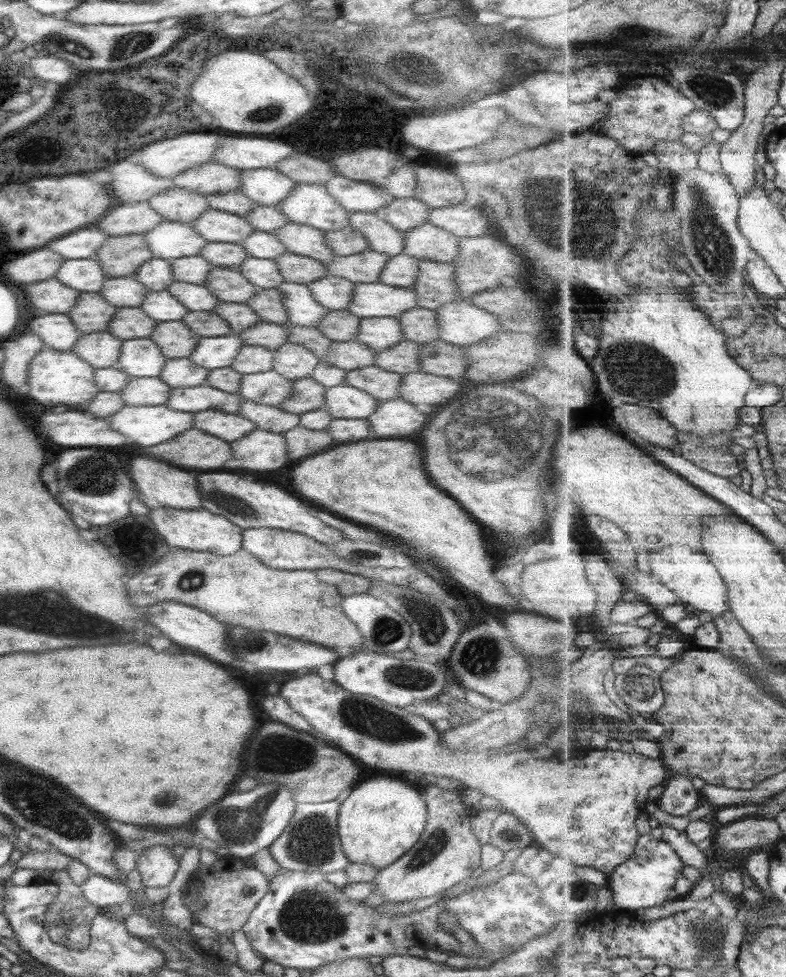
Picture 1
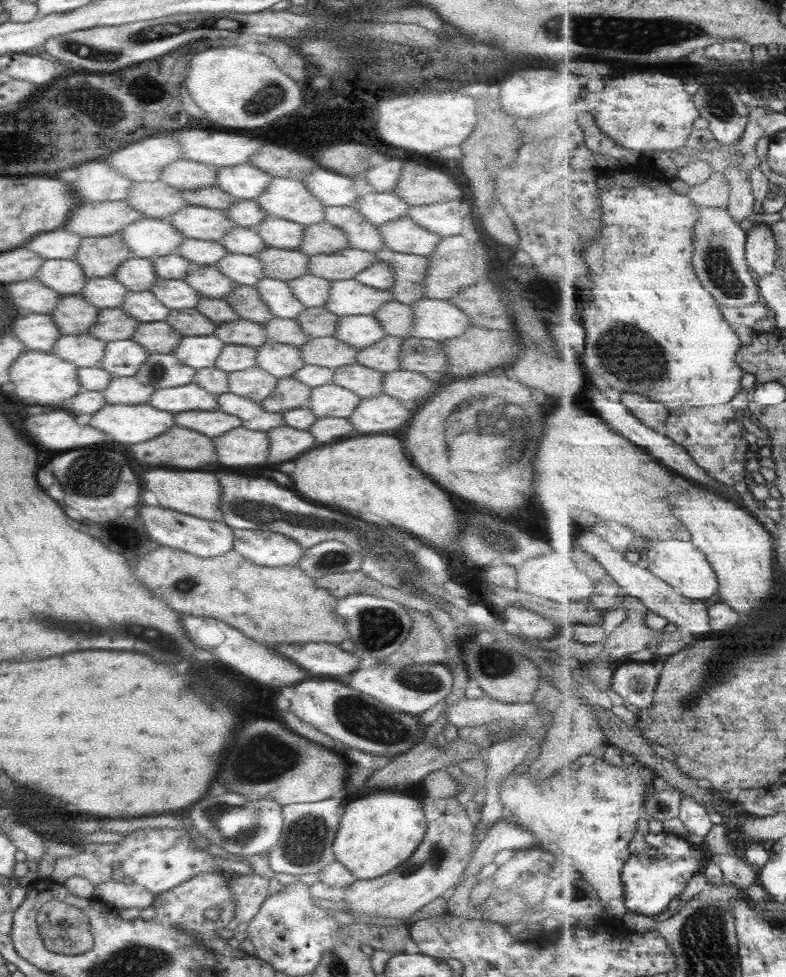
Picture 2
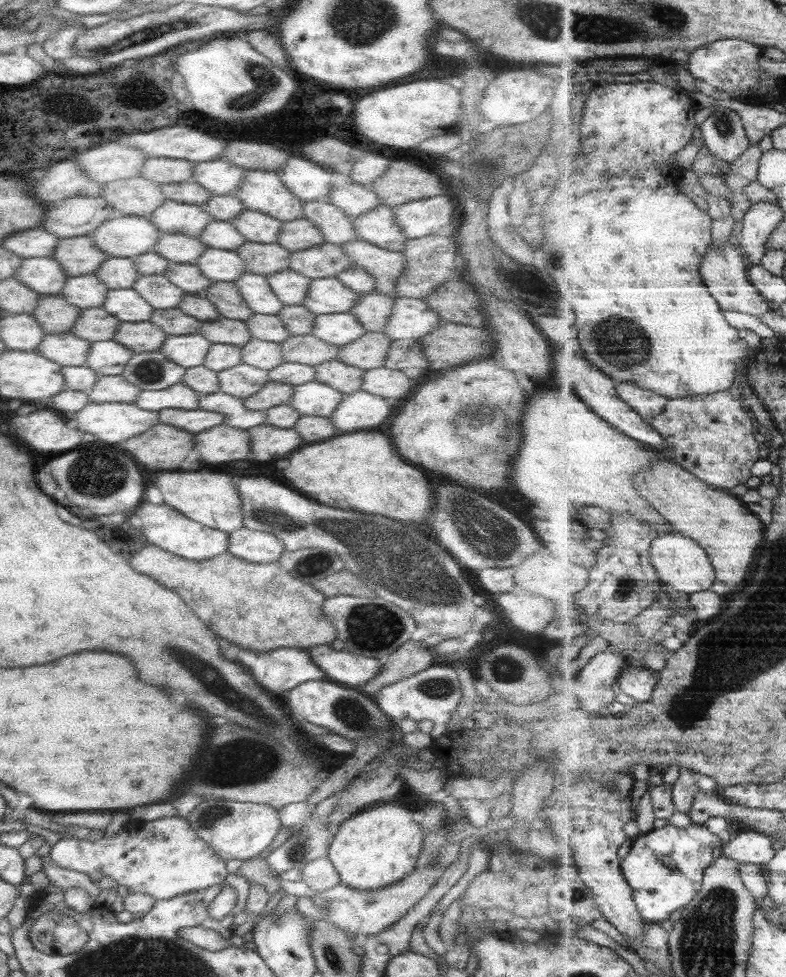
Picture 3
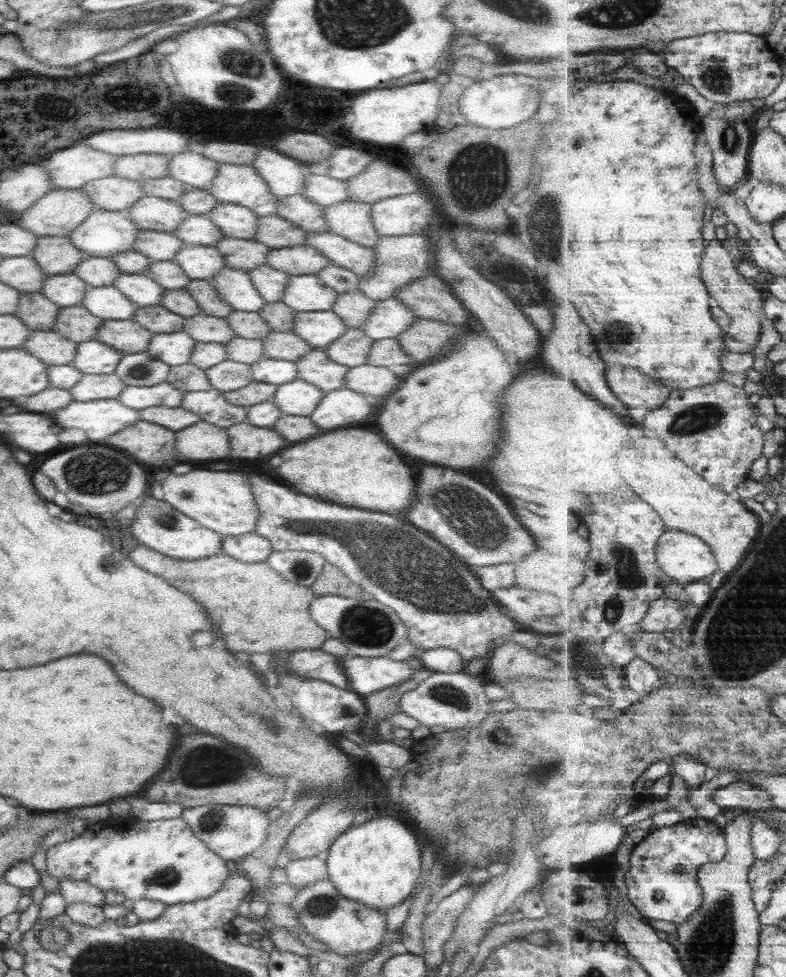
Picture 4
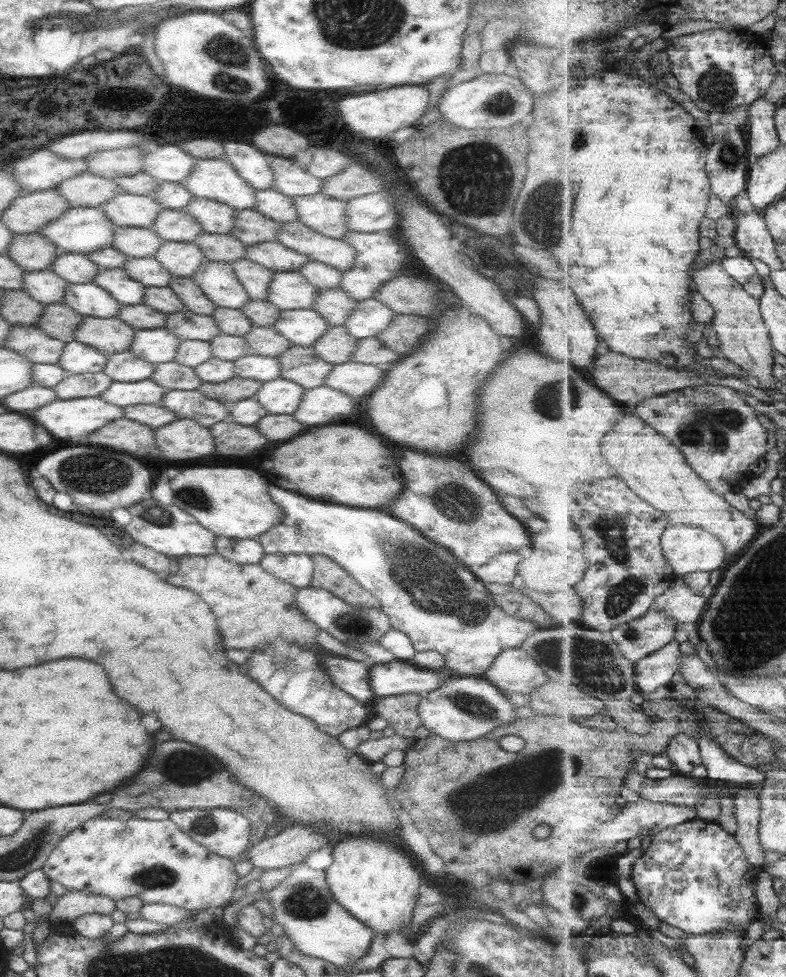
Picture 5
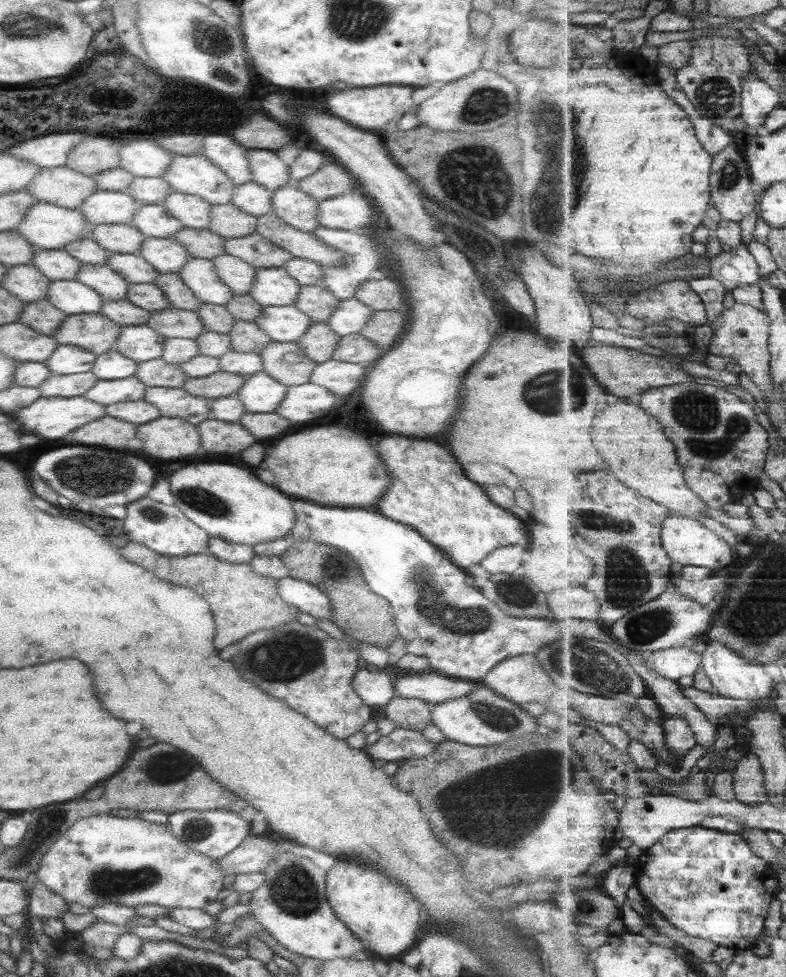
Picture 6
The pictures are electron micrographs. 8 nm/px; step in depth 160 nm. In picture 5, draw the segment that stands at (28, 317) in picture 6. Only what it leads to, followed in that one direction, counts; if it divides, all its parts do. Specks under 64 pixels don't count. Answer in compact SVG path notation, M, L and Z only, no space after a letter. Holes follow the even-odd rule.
M62 303L43 305L43 308L33 325L49 338L64 343L73 341L74 330L83 316Z

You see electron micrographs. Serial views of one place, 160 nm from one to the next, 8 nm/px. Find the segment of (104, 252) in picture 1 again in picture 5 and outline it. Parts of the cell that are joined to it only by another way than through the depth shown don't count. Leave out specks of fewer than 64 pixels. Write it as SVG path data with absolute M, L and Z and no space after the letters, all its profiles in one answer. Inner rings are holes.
M38 233L13 235L4 255L23 269L23 272L48 269L56 256L59 256L51 242Z

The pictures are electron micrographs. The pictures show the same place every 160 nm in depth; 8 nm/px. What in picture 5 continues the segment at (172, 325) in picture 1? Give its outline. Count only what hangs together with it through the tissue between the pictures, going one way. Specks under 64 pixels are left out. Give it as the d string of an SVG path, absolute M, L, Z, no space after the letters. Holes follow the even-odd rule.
M84 316L74 330L73 341L80 342L104 355L128 350L133 333L130 326L118 318Z

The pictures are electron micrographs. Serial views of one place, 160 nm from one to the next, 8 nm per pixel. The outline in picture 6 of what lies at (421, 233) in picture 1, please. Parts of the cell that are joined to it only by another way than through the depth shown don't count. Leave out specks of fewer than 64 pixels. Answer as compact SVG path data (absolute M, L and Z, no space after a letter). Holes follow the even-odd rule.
M288 182L277 190L271 191L270 210L287 226L299 232L315 232L317 225L318 201L301 192L293 182Z

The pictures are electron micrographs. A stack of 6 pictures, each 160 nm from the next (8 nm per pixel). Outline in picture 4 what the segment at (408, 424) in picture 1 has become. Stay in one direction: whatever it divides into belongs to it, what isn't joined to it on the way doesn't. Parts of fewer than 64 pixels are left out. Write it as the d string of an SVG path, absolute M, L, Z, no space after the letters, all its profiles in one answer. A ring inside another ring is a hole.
M341 387L323 393L315 408L306 417L317 429L325 432L363 422L371 408L375 412L375 406L371 399Z

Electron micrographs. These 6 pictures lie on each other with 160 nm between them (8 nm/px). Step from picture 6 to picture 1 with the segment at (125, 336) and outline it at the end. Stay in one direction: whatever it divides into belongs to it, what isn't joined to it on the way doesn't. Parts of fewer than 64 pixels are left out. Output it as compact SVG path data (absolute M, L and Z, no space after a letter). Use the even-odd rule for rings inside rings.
M233 334L213 338L199 337L193 350L186 356L193 365L205 371L229 367L242 342Z

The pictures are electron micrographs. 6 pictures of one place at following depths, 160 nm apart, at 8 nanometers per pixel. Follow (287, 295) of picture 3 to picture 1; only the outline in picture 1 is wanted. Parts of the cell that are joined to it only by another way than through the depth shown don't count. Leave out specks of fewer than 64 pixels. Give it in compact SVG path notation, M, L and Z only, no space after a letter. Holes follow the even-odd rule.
M325 275L309 284L309 293L313 300L329 311L341 310L351 300L353 294L353 282L349 282L343 278Z

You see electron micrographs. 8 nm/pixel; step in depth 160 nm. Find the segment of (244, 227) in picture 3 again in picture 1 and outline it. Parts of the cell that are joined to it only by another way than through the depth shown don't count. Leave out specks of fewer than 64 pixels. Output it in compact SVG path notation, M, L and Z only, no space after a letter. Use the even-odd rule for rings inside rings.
M283 224L273 232L275 239L283 244L285 253L292 253L296 256L305 256L312 260L317 260L321 264L331 262L335 255L329 251L325 243L325 234L303 224Z

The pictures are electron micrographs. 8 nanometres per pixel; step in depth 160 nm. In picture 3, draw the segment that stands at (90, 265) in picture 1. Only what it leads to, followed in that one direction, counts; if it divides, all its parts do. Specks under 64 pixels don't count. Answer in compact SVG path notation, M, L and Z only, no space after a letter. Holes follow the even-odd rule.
M50 257L21 259L12 277L37 295L59 295L67 278Z

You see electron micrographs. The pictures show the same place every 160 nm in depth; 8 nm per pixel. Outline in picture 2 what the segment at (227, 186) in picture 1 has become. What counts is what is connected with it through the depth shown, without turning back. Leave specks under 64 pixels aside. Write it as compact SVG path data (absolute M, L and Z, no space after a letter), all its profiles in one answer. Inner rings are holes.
M175 159L161 169L158 179L179 191L214 185L216 168L187 159Z

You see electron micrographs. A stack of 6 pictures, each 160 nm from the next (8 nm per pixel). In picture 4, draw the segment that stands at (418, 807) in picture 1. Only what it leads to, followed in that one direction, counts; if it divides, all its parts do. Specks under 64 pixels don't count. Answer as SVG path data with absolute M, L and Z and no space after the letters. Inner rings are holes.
M379 816L369 818L364 823L357 826L350 826L349 829L341 833L339 837L327 849L326 875L329 882L333 884L335 890L345 899L356 902L361 906L366 906L371 910L378 910L381 916L391 906L401 904L408 898L418 884L420 878L420 848L407 824L401 824L399 820L393 818L379 818Z

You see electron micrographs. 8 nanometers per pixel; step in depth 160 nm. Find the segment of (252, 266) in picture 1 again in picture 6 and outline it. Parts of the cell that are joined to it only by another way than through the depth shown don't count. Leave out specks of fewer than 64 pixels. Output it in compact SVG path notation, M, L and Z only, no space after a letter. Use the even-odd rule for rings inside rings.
M147 238L139 246L138 256L158 273L175 273L189 260L181 244L174 239Z

